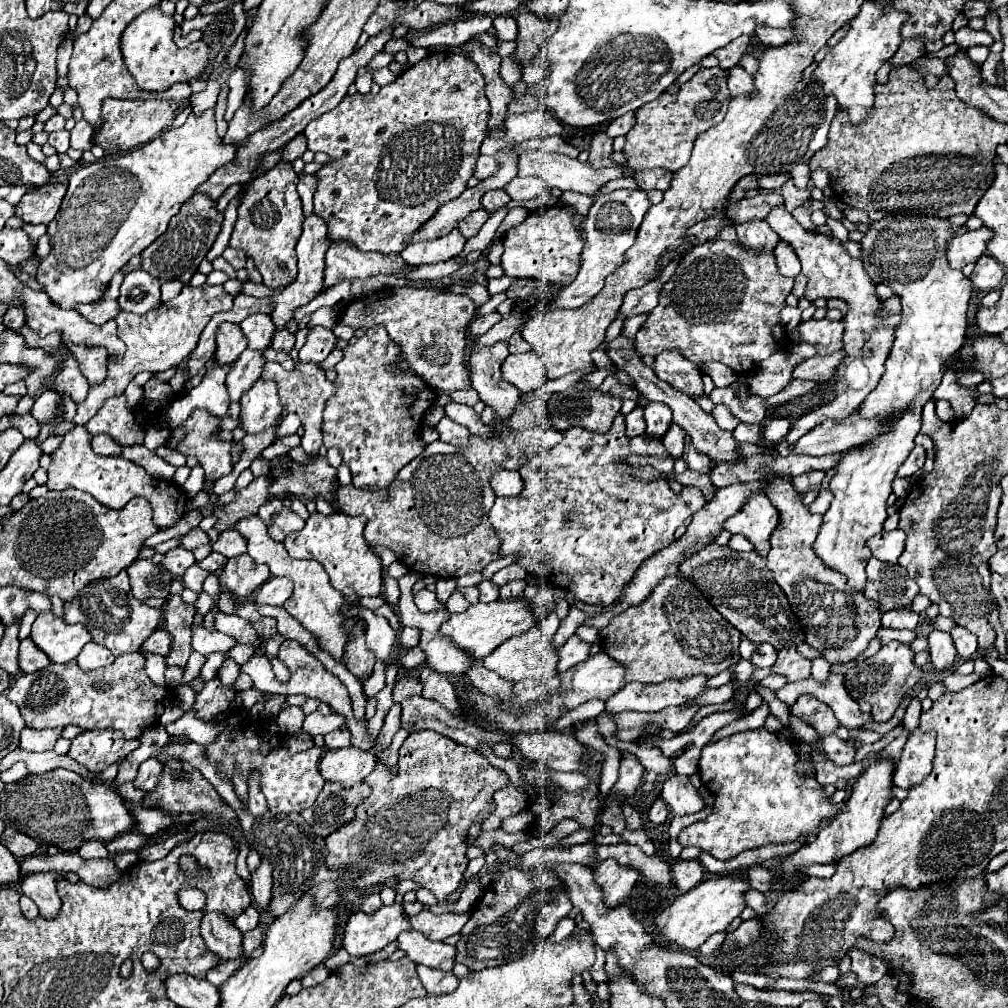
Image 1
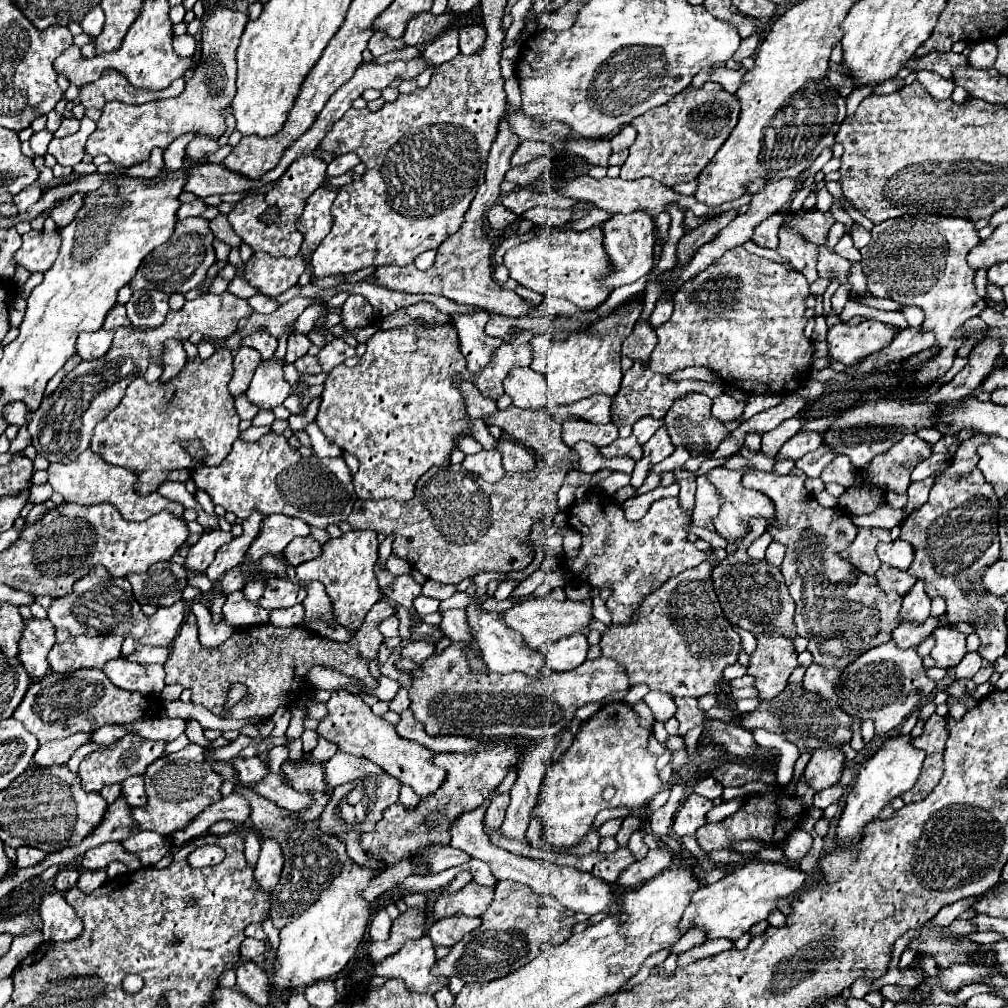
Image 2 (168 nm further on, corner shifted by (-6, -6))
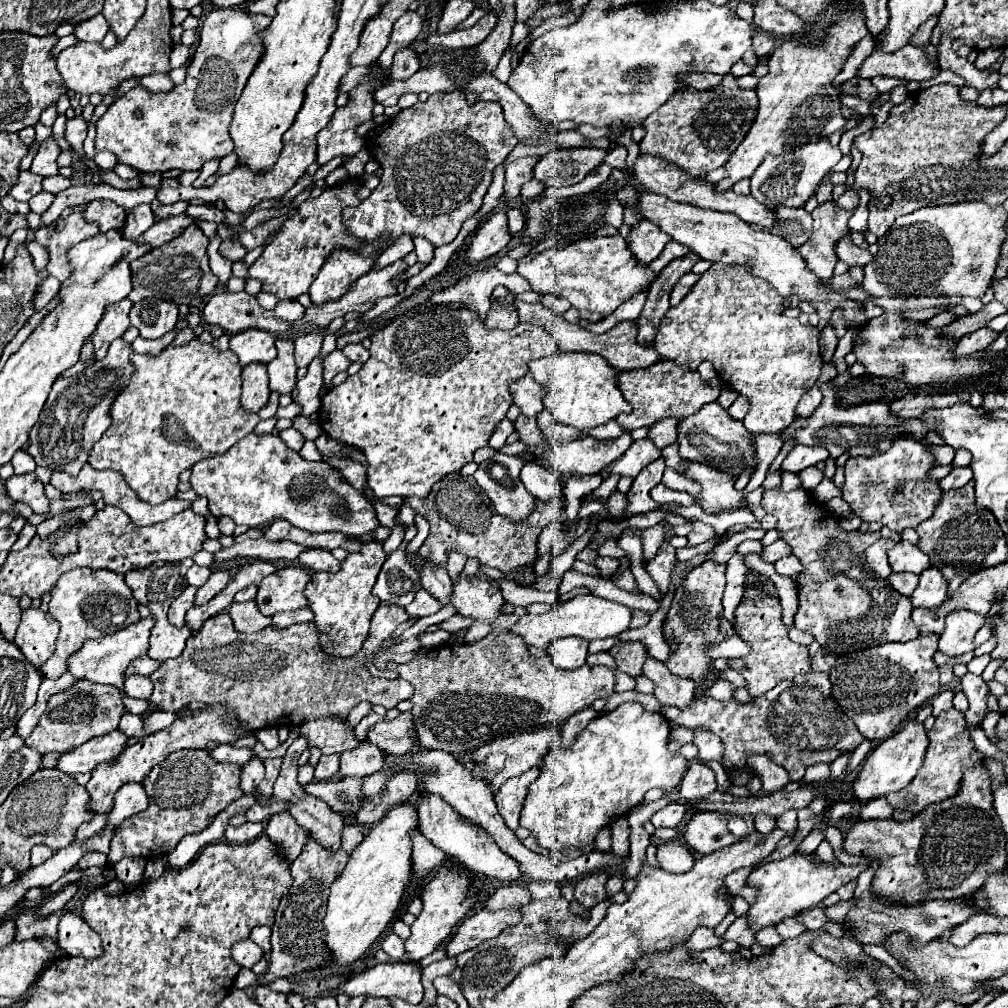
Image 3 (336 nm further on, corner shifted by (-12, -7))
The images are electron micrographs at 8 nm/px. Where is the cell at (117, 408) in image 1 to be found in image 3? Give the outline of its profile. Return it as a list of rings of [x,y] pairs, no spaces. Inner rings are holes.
[[[192,340],[184,346],[168,346],[158,356],[146,356],[132,352],[132,364],[136,372],[132,374],[130,386],[118,394],[112,404],[112,424],[92,448],[88,462],[96,468],[118,470],[128,486],[138,494],[140,500],[148,504],[162,504],[170,496],[176,494],[178,476],[184,470],[190,470],[196,462],[224,454],[232,444],[242,440],[246,434],[254,430],[260,418],[240,404],[240,388],[242,388],[242,368],[232,350],[220,352],[210,344],[202,344],[200,340]]]

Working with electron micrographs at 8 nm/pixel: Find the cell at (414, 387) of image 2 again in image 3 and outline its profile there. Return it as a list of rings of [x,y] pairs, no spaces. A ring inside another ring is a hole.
[[[416,306],[400,316],[396,316],[386,328],[382,328],[380,332],[376,332],[372,336],[372,346],[370,346],[370,358],[368,362],[360,368],[358,374],[348,376],[346,382],[342,382],[340,386],[334,386],[324,398],[322,398],[322,406],[318,410],[318,424],[320,428],[334,440],[354,446],[358,448],[366,460],[368,460],[368,486],[374,490],[376,498],[386,498],[386,496],[418,496],[424,498],[428,496],[430,488],[442,480],[448,472],[460,472],[460,468],[472,460],[474,450],[488,446],[488,440],[492,436],[492,432],[496,430],[496,424],[506,416],[508,406],[512,404],[512,396],[508,394],[508,388],[514,380],[522,378],[528,374],[528,364],[536,358],[542,356],[552,356],[560,352],[558,344],[552,340],[552,334],[540,326],[532,326],[532,324],[518,324],[512,330],[488,330],[476,316],[476,312],[472,310],[464,310],[464,308],[448,308],[448,306]]]

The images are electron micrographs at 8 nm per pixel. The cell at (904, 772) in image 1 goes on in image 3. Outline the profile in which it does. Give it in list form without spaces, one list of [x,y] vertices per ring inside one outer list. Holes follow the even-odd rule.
[[[956,708],[946,710],[936,718],[934,728],[928,732],[928,740],[930,740],[930,746],[928,746],[928,752],[926,752],[926,760],[924,760],[924,766],[920,768],[920,772],[916,774],[916,778],[910,782],[908,788],[902,788],[898,792],[888,794],[886,800],[890,802],[892,808],[910,810],[912,814],[918,814],[928,804],[954,796],[960,790],[962,766],[980,764],[984,760],[984,756],[974,750],[974,742],[972,742],[968,730],[966,730],[964,714],[958,712]]]

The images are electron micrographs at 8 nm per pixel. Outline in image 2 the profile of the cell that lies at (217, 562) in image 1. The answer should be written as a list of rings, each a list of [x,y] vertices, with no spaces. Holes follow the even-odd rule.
[[[234,569],[234,571],[228,571],[226,577],[220,579],[220,589],[228,595],[228,593],[234,593],[238,589],[244,587],[244,577],[240,573],[240,569]]]

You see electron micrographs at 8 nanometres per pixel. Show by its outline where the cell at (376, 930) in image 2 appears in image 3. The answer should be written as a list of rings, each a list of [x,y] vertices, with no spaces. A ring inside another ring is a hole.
[[[390,932],[388,936],[384,936],[382,950],[392,958],[392,962],[404,960],[404,942],[394,932]]]

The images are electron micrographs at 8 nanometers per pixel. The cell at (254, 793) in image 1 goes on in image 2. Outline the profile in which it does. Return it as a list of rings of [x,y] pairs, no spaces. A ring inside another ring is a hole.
[[[234,755],[234,757],[230,759],[230,763],[232,763],[234,769],[238,769],[238,779],[240,779],[240,783],[246,783],[246,785],[248,785],[248,783],[256,783],[258,779],[262,779],[262,777],[268,775],[266,765],[264,765],[258,757],[246,759],[246,757]]]

